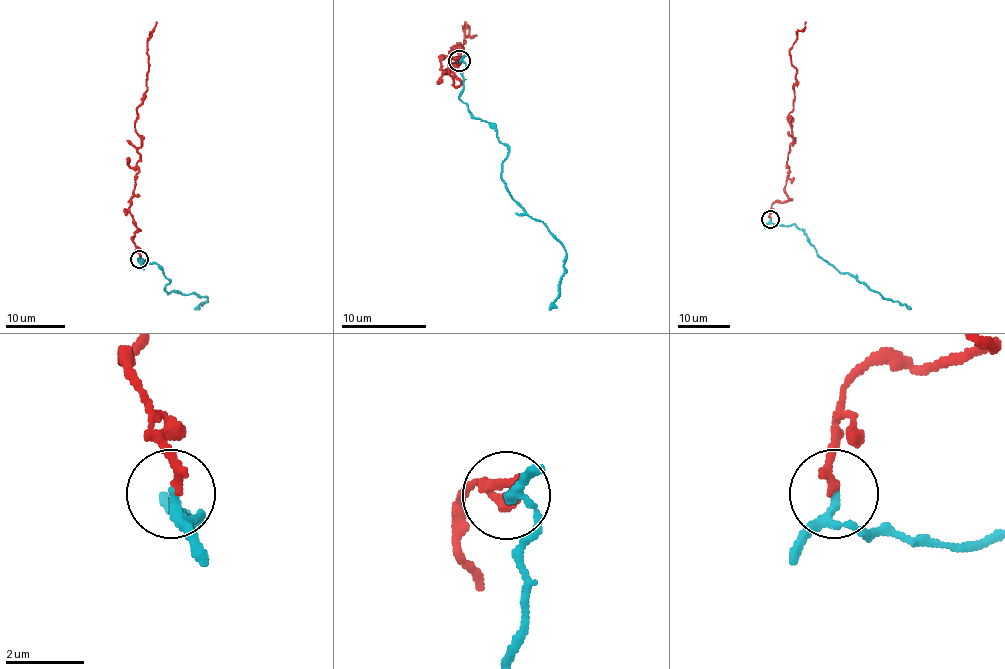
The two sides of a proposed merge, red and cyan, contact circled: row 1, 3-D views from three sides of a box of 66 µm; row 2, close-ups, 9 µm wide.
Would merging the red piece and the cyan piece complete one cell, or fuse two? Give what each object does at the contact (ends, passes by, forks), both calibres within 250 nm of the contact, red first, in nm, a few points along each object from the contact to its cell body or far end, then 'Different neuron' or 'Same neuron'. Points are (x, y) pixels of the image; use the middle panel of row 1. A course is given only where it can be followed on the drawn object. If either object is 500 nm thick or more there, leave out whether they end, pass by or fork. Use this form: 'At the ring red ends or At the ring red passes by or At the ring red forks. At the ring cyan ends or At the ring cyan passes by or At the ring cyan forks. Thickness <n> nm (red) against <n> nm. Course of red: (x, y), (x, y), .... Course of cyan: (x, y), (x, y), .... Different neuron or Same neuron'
At the ring red ends. At the ring cyan passes by. Thickness 240 nm (red) against 180 nm. Course of red: (458, 60), (455, 85), (444, 73), (458, 48), (448, 51), (464, 43), (465, 22), (476, 35). Course of cyan: (459, 60), (465, 66), (459, 97), (506, 147), (501, 170), (507, 191), (565, 251), (559, 297), (549, 310). Different neuron

